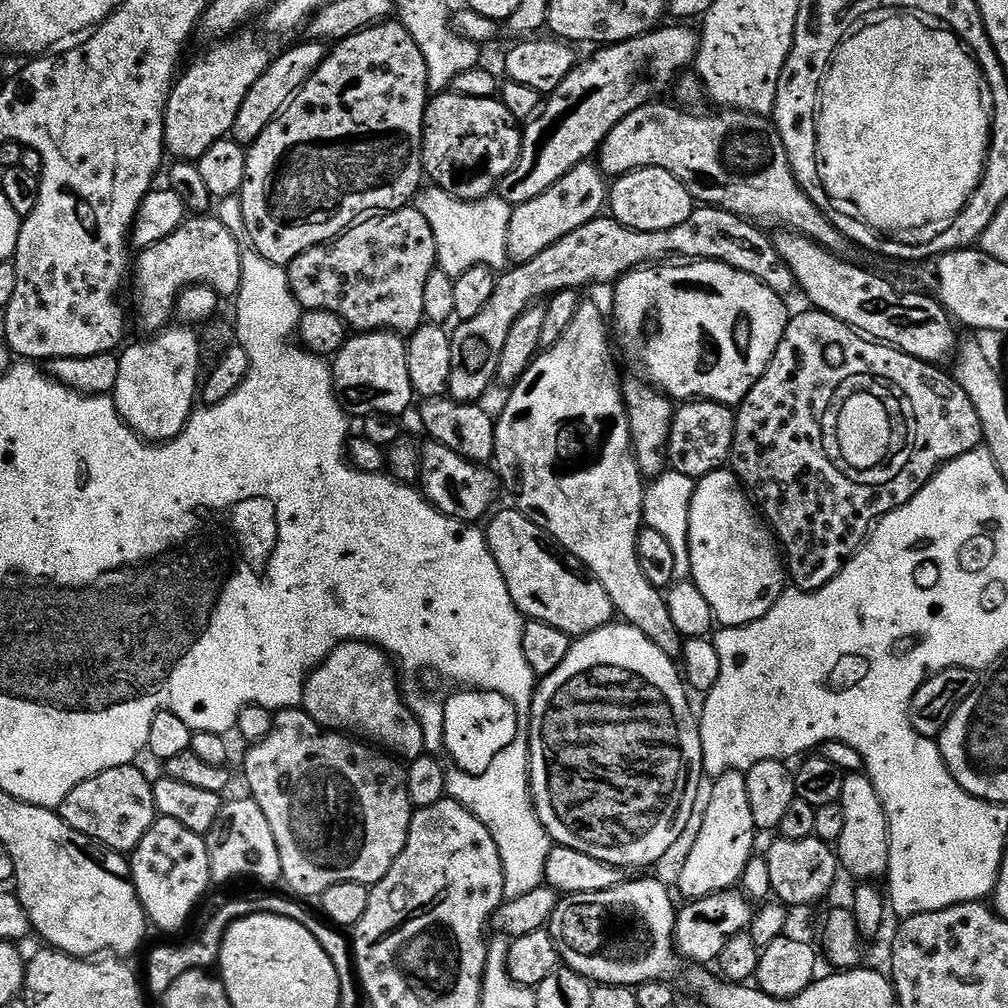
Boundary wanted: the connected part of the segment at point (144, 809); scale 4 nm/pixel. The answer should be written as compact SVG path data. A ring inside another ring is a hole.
M135 763L123 764L78 785L64 799L64 821L106 848L121 854L131 853L158 819L153 781L148 781L147 774L136 767Z

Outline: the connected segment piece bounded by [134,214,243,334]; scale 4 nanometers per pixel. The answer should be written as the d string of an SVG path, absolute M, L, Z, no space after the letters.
M204 214L195 220L189 218L184 221L184 225L170 238L162 238L154 246L143 249L140 254L140 262L134 268L134 280L136 276L136 304L140 307L140 320L149 329L149 333L155 334L165 327L173 319L176 302L180 298L180 293L189 288L191 284L210 284L217 289L221 297L235 297L240 291L242 282L243 268L241 262L242 244L236 241L236 236L220 220L211 220L211 215Z

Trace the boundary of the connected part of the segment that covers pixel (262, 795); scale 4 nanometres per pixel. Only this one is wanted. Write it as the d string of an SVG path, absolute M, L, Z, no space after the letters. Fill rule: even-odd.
M303 707L281 708L275 716L276 725L269 730L268 737L258 741L249 750L248 757L244 760L244 776L248 779L249 790L252 791L249 792L251 799L262 806L262 812L266 814L266 818L270 821L270 828L274 830L274 842L278 842L278 854L282 858L283 883L285 885L288 883L300 896L316 896L316 898L323 897L324 892L330 890L330 886L338 886L342 882L358 882L374 886L388 873L390 866L394 866L394 862L400 857L408 841L414 805L408 789L408 774L405 765L399 759L389 755L387 751L371 743L361 742L339 730L322 730L320 723L304 711Z

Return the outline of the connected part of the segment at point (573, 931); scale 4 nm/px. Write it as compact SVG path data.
M625 879L623 884L610 890L597 892L573 892L559 901L550 924L558 937L563 961L567 967L596 984L627 984L639 986L651 980L664 980L676 968L677 905L672 905L672 896L660 880Z

